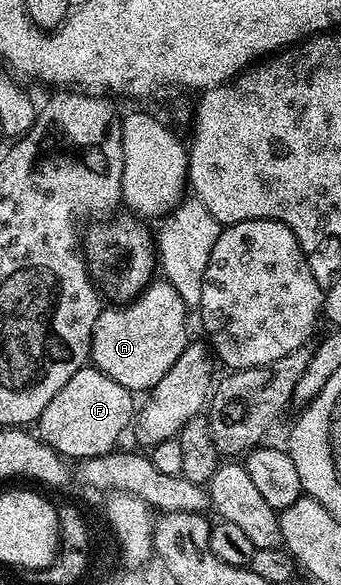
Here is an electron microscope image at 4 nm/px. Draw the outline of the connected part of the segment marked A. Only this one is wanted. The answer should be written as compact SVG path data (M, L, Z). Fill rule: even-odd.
M167 282L151 283L139 296L119 306L101 307L90 341L91 363L102 374L114 378L118 386L126 386L128 392L149 393L188 346L183 329L188 314L178 291Z

